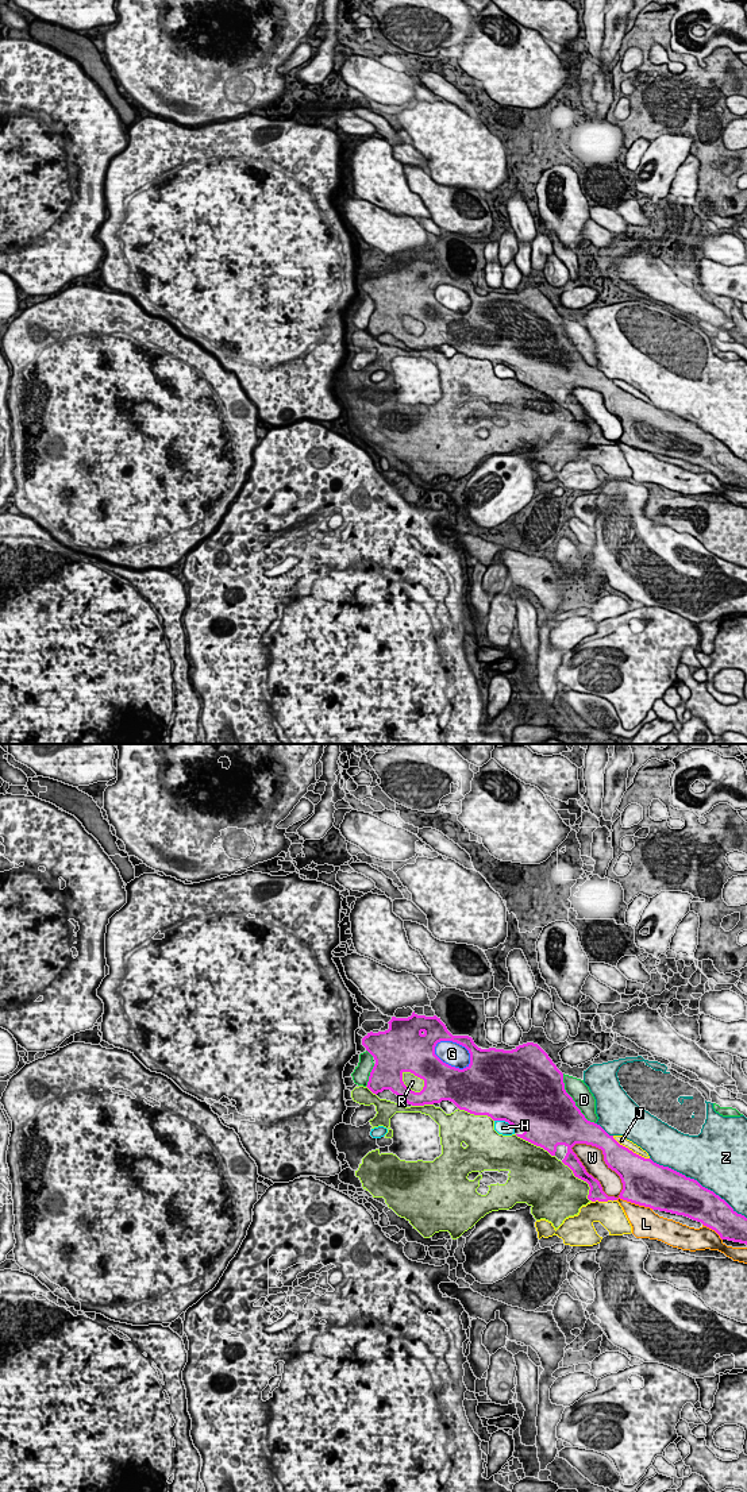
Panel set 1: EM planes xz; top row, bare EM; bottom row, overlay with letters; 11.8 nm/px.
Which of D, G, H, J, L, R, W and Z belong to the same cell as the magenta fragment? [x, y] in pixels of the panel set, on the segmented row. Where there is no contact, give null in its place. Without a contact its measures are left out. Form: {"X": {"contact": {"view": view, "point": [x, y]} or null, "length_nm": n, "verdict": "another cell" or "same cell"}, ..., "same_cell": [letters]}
{"D": {"contact": {"view": "xz", "point": [573, 1101]}, "length_nm": 700, "verdict": "another cell"}, "G": {"contact": {"view": "xz", "point": [450, 1066]}, "length_nm": 500, "verdict": "another cell"}, "H": {"contact": {"view": "xz", "point": [504, 1120]}, "length_nm": 260, "verdict": "another cell"}, "J": {"contact": {"view": "xz", "point": [631, 1151]}, "length_nm": 550, "verdict": "another cell"}, "L": {"contact": {"view": "xz", "point": [635, 1203]}, "length_nm": 460, "verdict": "another cell"}, "R": {"contact": {"view": "xz", "point": [416, 1075]}, "length_nm": 340, "verdict": "another cell"}, "W": {"contact": {"view": "xz", "point": [590, 1175]}, "length_nm": 850, "verdict": "another cell"}, "Z": {"contact": {"view": "xz", "point": [697, 1182]}, "length_nm": 1350, "verdict": "another cell"}, "same_cell": []}

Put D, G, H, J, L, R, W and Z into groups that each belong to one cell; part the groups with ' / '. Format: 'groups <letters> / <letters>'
groups D / G L W / H / J / R / Z

